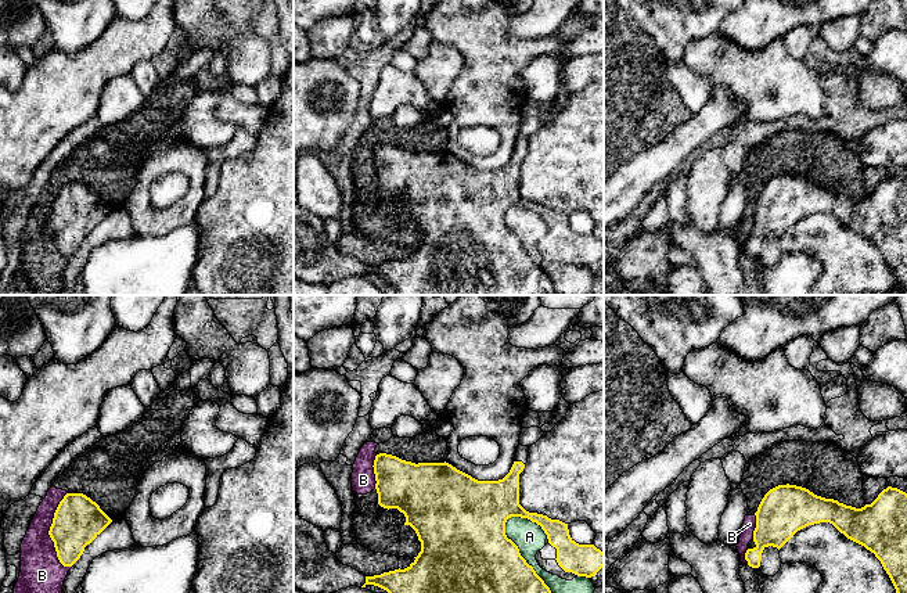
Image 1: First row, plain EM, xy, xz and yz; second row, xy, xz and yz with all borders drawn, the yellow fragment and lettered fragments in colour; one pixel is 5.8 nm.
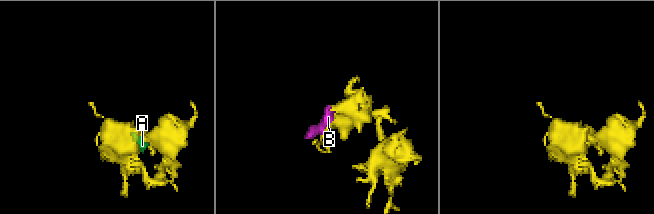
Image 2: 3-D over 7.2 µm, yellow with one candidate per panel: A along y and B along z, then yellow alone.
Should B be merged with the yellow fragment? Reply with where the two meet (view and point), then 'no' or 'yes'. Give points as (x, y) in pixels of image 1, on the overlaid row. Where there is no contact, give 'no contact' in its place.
xy (49, 532) | no

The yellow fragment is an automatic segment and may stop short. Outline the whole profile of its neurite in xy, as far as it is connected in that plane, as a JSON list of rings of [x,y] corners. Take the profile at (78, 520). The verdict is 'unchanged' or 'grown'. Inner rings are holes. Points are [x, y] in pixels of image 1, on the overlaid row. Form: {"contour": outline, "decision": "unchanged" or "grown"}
{"contour": [[[66,493],[60,502],[48,535],[54,542],[57,557],[64,567],[72,567],[90,545],[112,520],[100,506],[83,493]]], "decision": "unchanged"}

